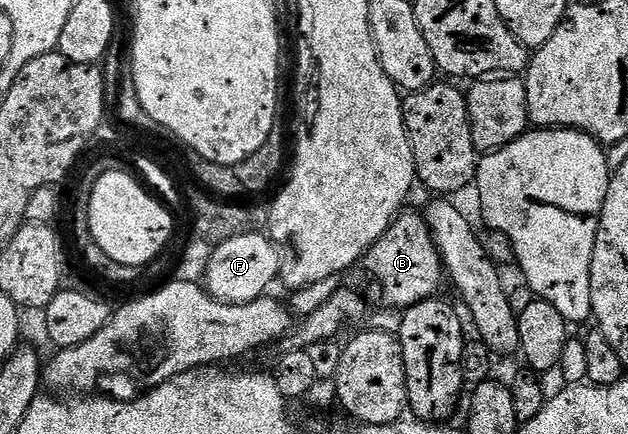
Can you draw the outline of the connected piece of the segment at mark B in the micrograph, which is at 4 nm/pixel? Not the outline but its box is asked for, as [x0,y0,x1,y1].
[367,209,446,309]

